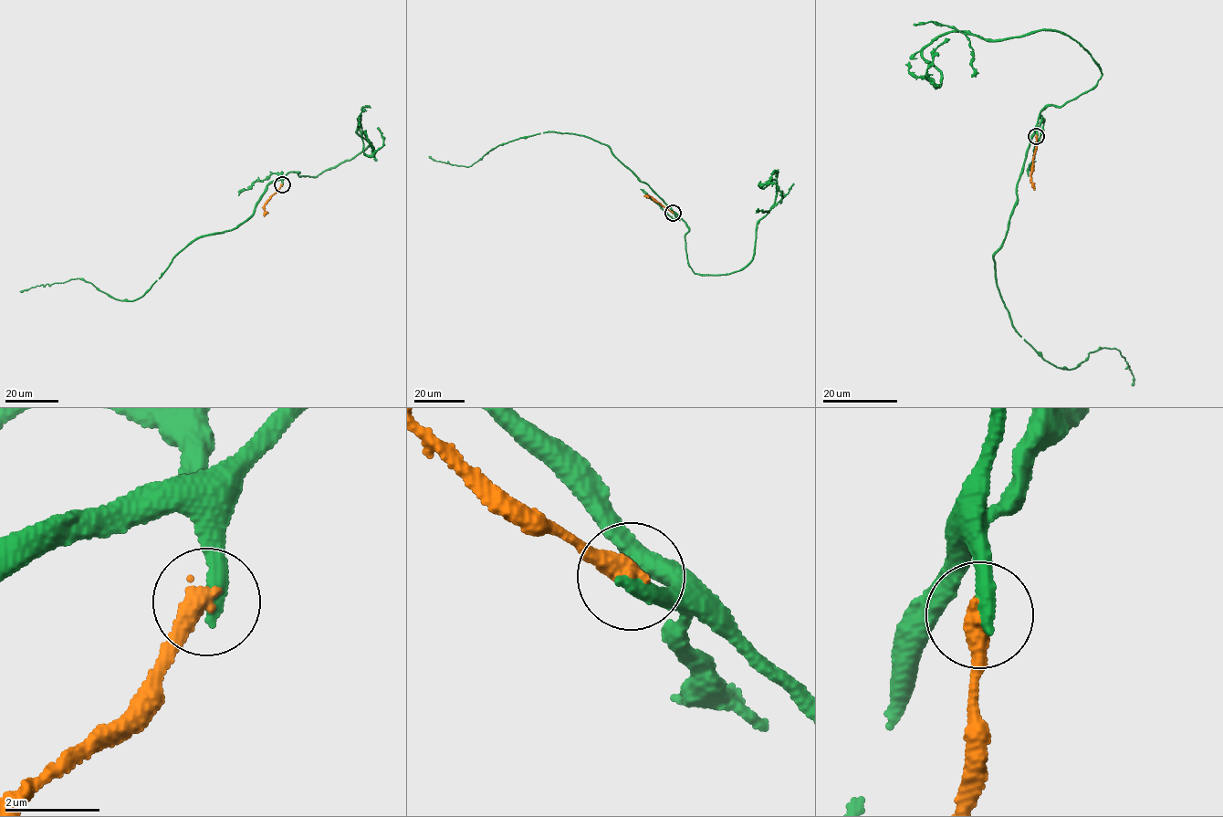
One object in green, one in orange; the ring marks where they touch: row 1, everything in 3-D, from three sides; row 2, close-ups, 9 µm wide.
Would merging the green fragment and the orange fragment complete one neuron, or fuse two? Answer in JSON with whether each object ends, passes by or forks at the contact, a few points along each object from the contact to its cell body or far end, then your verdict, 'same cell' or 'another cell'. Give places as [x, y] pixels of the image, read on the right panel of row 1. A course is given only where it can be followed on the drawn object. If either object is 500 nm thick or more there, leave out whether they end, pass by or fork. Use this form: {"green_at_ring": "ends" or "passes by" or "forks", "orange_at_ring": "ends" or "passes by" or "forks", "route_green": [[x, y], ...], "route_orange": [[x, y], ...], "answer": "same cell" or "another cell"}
{"green_at_ring": "ends", "orange_at_ring": "ends", "route_green": [[1037, 136], [993, 257], [1004, 306], [1048, 361], [1073, 370], [1089, 353], [1113, 348], [1125, 359], [1133, 385]], "route_orange": [[1037, 136], [1031, 177], [1034, 190]], "answer": "another cell"}

